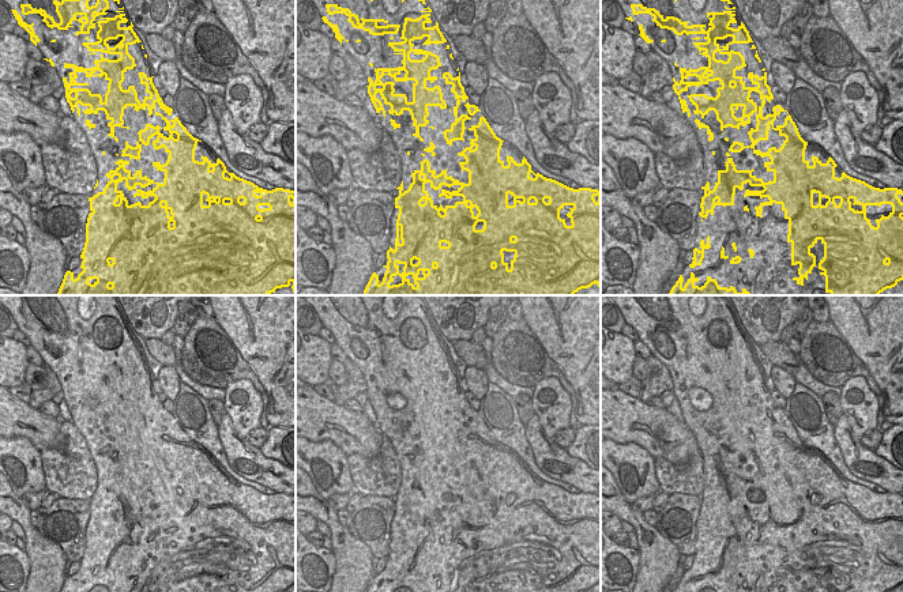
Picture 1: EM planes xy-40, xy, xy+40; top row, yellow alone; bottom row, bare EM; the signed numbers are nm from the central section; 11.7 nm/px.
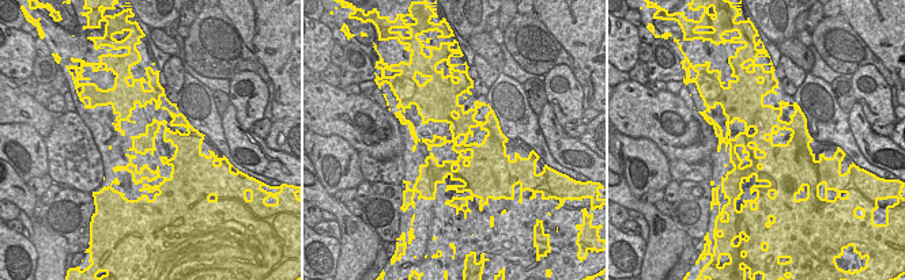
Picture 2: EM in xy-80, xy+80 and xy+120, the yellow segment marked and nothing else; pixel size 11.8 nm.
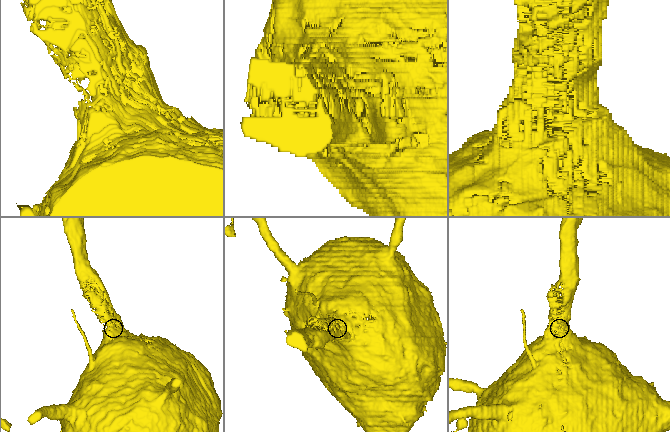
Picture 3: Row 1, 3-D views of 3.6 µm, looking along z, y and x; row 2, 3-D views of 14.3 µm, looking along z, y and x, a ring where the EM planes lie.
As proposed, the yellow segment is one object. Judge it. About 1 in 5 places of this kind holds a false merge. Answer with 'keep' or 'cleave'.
keep

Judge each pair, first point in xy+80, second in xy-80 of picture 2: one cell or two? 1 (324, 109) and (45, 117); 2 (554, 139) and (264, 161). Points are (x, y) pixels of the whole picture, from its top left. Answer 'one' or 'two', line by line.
1: one
2: one

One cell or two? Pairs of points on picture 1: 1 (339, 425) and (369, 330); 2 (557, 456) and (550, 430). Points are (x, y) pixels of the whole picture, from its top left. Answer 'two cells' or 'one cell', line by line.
1: two cells
2: two cells

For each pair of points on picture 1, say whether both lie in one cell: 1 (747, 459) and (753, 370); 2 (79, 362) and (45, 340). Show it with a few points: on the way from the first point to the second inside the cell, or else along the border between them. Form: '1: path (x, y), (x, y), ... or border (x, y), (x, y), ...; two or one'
1: path (747, 437), (747, 392); one
2: path (71, 354), (57, 340), (53, 340); one

